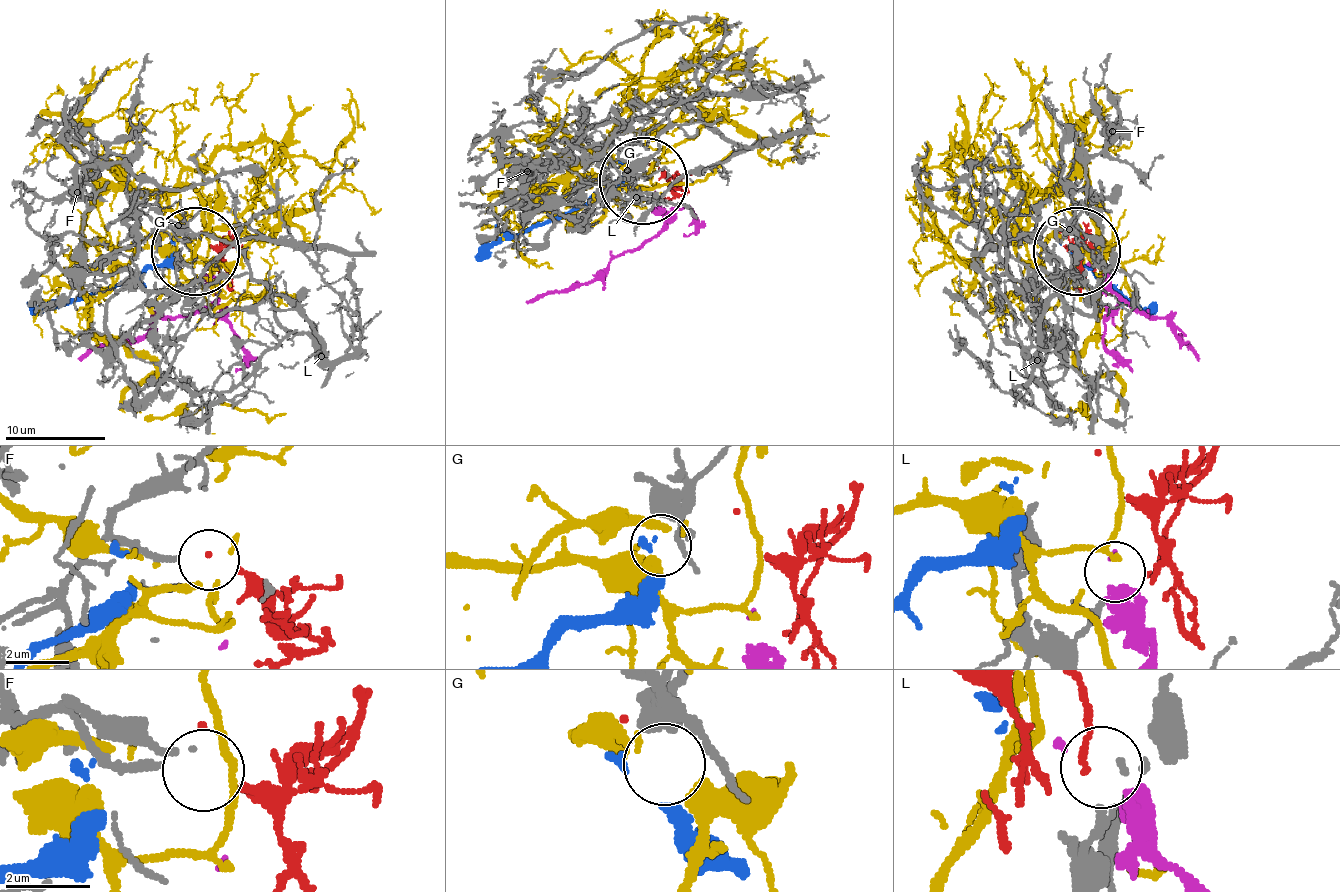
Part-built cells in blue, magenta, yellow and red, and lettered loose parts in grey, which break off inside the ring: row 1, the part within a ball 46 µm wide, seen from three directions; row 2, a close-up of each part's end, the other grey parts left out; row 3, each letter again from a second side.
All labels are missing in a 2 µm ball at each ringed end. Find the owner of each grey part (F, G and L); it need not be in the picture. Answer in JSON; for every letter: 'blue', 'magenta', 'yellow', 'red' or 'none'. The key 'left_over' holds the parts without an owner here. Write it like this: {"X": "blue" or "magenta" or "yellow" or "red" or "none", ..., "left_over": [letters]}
{"F": "red", "G": "blue", "L": "none", "left_over": ["L"]}

